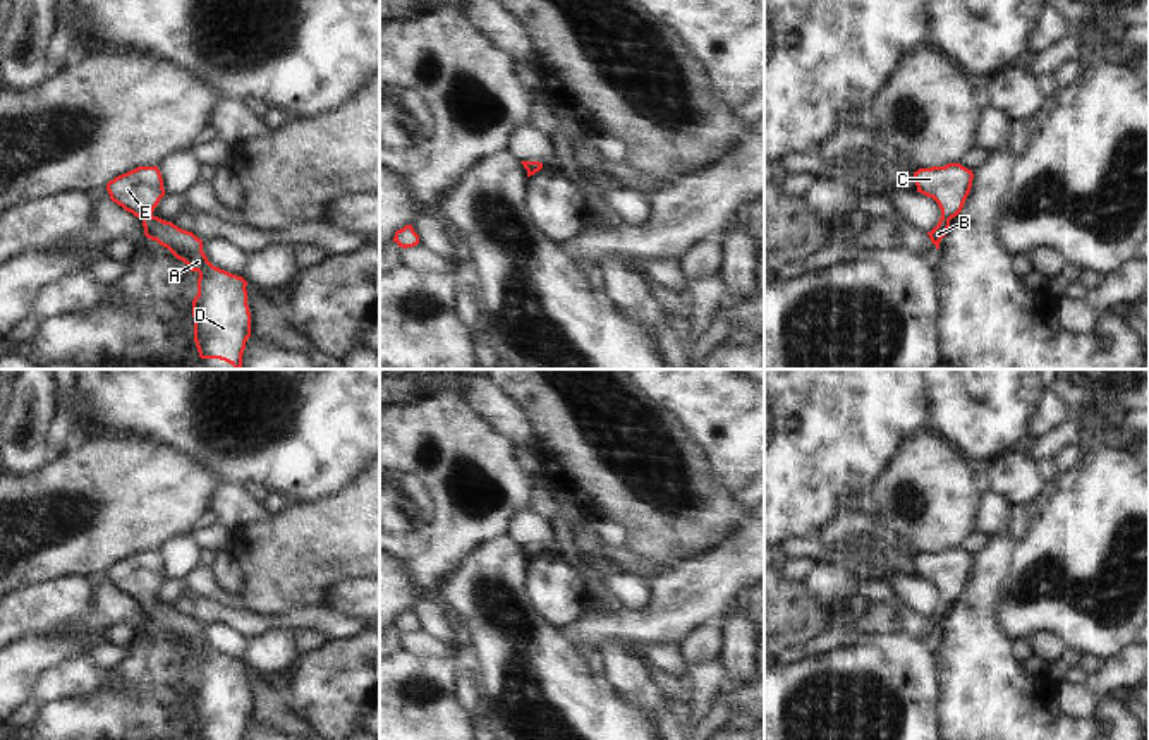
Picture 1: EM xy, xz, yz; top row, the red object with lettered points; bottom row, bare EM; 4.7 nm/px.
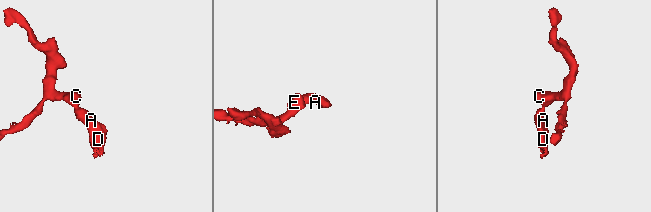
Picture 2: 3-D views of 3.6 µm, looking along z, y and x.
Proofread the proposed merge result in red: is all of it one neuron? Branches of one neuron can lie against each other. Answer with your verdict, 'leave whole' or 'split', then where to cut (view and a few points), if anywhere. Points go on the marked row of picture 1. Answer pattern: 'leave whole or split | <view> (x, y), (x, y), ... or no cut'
leave whole | no cut

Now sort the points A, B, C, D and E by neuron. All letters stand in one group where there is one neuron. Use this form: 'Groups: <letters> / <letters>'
Groups: A B C D E.

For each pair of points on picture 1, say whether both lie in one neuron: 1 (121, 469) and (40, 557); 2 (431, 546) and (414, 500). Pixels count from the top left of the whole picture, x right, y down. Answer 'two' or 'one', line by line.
1: one
2: one

